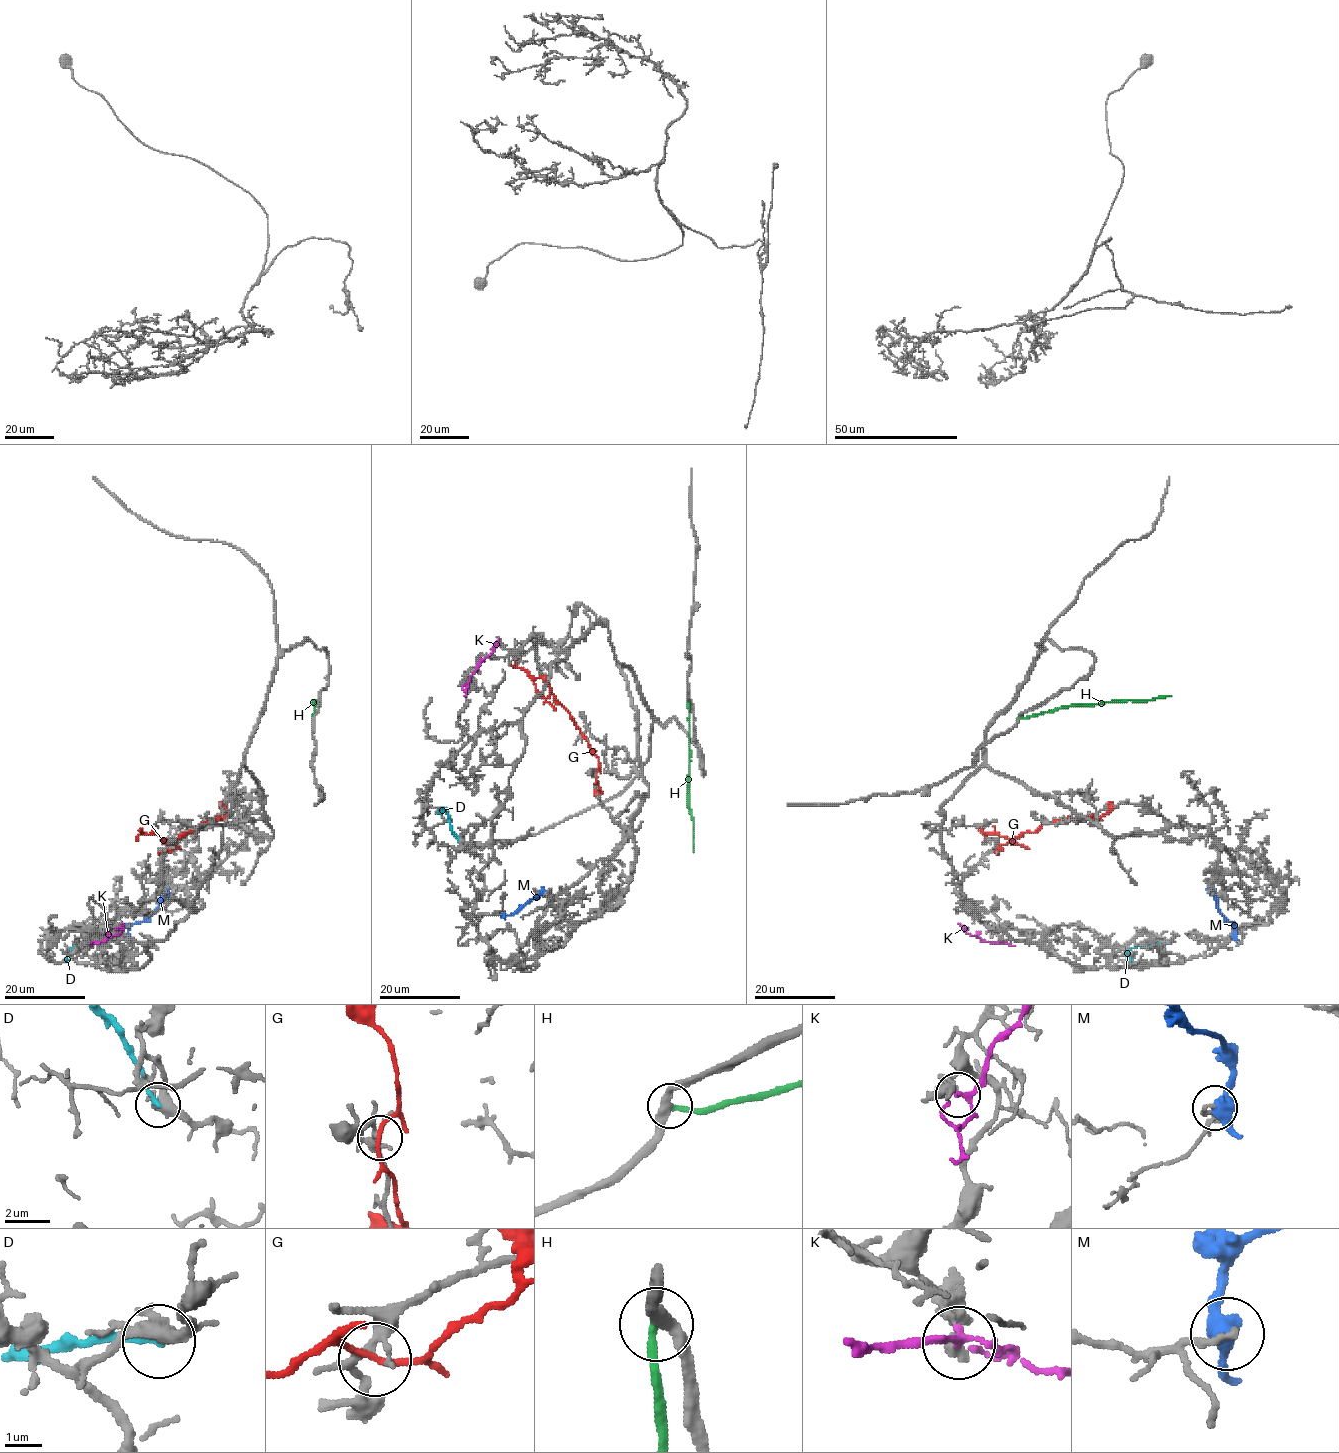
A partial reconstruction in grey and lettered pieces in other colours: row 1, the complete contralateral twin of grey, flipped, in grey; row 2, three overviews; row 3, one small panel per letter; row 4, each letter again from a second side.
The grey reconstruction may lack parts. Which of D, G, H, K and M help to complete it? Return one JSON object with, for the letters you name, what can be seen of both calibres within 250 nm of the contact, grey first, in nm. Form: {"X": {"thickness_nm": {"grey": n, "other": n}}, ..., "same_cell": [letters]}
{"same_cell": []}

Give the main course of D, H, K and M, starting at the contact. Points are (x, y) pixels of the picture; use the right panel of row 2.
D: (1168, 943), (1135, 946), (1128, 951), (1131, 961)
H: (1019, 717), (1029, 718), (1073, 705), (1151, 700), (1170, 695)
K: (1003, 942), (984, 942), (964, 931), (963, 927), (968, 927)
M: (1232, 935), (1235, 926), (1220, 913), (1217, 900), (1206, 888)

